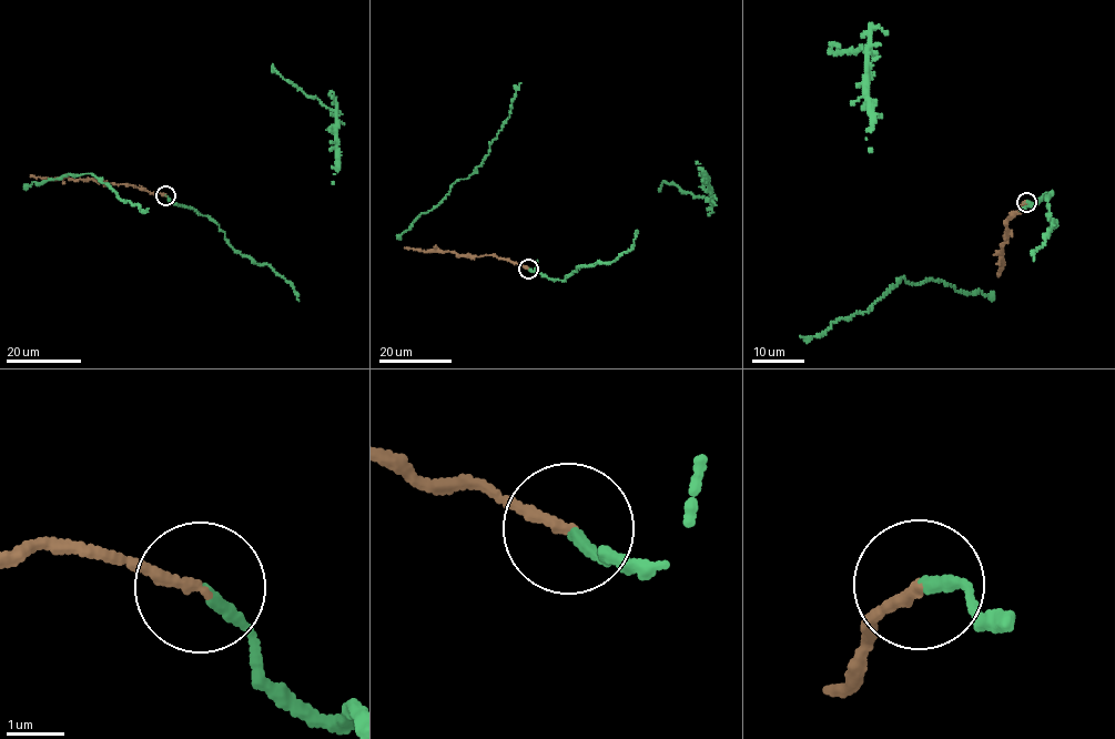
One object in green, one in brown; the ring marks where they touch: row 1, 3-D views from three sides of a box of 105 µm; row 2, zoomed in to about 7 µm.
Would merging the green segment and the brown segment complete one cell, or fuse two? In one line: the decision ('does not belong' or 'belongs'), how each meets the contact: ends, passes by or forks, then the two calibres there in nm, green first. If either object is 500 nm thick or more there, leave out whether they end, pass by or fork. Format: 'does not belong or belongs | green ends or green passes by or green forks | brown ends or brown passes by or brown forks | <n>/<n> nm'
belongs | green ends | brown ends | 190/190 nm

